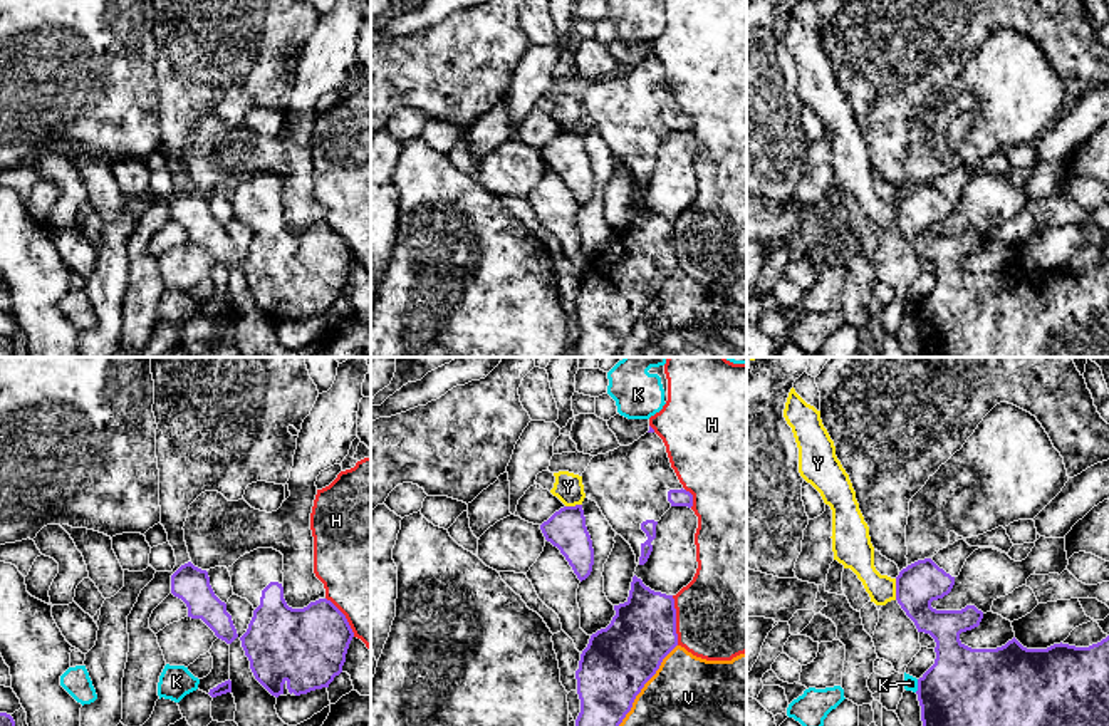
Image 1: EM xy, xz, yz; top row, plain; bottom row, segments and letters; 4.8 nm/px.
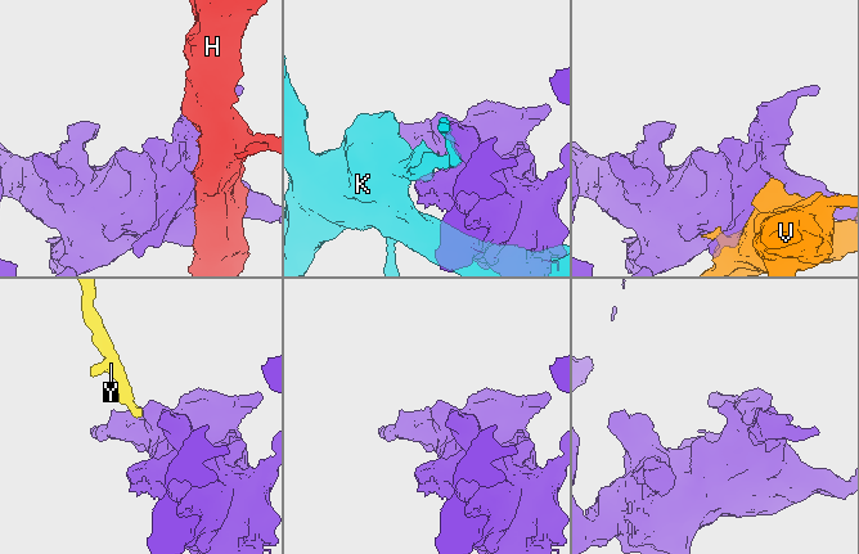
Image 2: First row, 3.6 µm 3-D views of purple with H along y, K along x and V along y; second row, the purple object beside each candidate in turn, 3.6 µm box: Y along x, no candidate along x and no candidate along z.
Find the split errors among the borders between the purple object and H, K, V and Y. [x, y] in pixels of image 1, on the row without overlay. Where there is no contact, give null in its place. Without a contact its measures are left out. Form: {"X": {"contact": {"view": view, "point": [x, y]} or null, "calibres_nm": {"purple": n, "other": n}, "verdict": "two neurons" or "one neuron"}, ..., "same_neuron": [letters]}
{"H": {"contact": {"view": "xz", "point": [675, 245]}, "calibres_nm": {"purple": 320, "other": 440}, "verdict": "two neurons"}, "K": {"contact": {"view": "yz", "point": [918, 311]}, "calibres_nm": {"purple": 480, "other": 70}, "verdict": "two neurons"}, "V": {"contact": {"view": "xz", "point": [643, 311]}, "calibres_nm": {"purple": 340, "other": 500}, "verdict": "two neurons"}, "Y": {"contact": {"view": "yz", "point": [896, 213]}, "calibres_nm": {"purple": 200, "other": 160}, "verdict": "two neurons"}, "same_neuron": []}

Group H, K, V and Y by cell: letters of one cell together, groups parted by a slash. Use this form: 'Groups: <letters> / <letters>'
Groups: H / K / V / Y

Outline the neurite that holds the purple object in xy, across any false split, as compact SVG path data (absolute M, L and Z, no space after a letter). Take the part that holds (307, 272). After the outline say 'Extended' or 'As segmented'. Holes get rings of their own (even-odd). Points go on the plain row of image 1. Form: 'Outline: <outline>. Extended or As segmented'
Outline: M257 173L228 191L233 218L253 230L253 241L240 262L255 303L275 322L289 317L300 320L329 312L342 297L354 257L346 240L327 223L292 233L284 223L284 179L273 173Z. Extended

